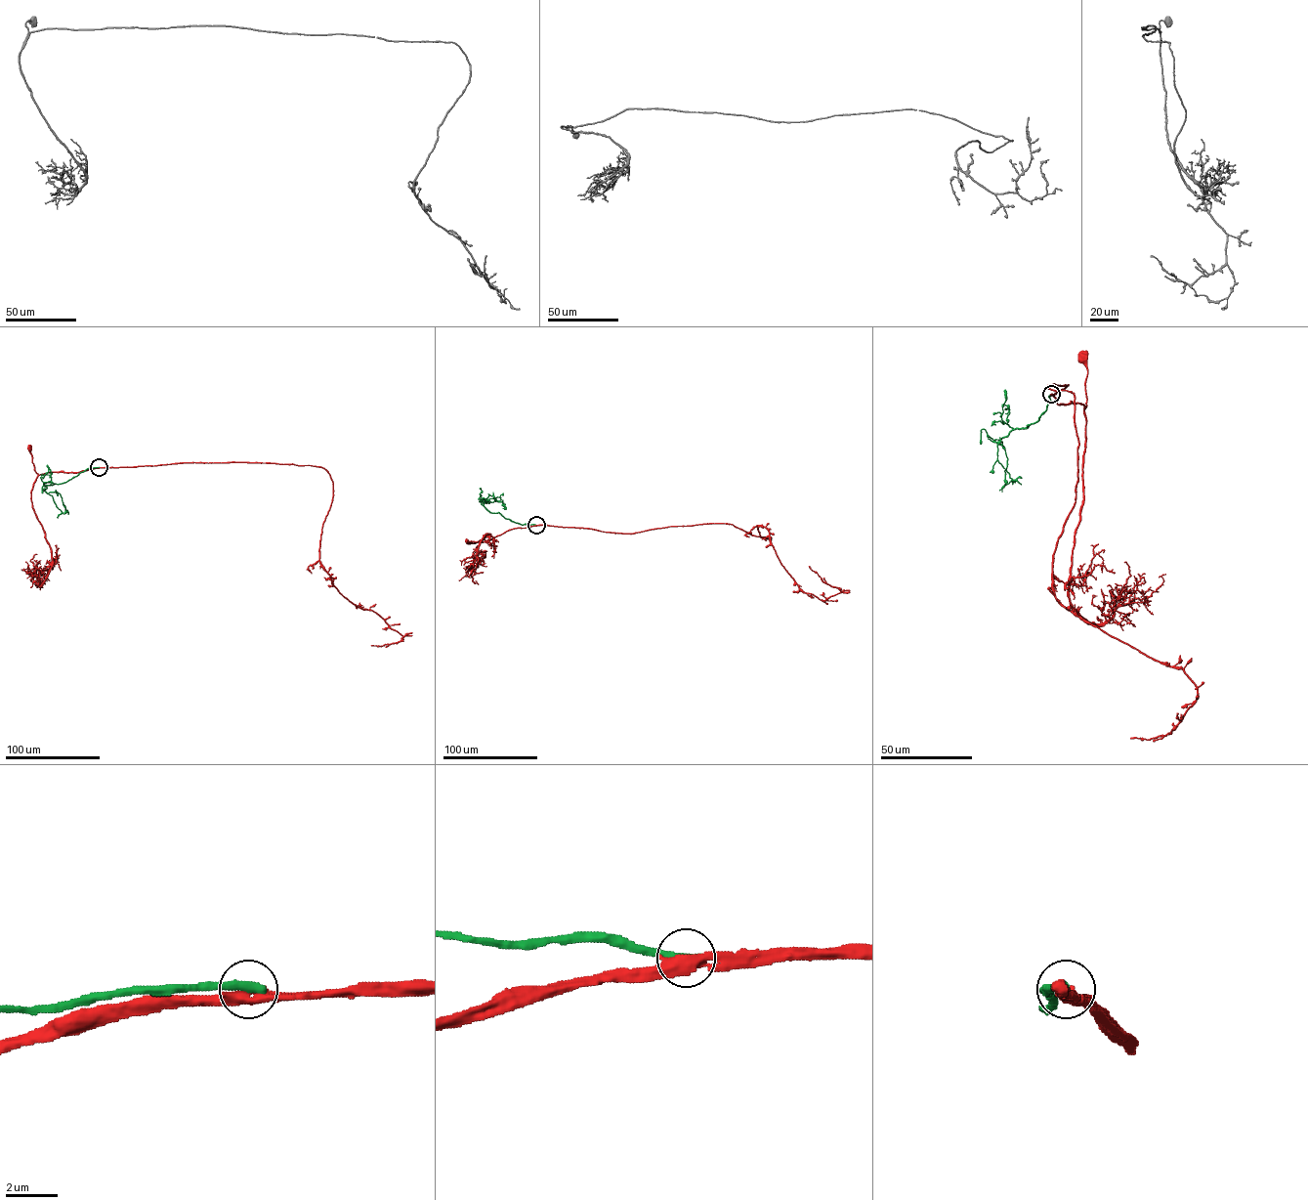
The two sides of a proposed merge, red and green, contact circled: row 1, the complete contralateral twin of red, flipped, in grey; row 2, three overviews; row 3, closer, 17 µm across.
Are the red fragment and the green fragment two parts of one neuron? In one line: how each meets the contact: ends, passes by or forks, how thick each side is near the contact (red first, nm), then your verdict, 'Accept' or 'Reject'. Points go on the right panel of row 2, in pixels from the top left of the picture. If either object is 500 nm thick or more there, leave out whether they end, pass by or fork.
At the ring red passes by. At the ring green ends. Thickness 420 nm (red) against 400 nm. Reject

